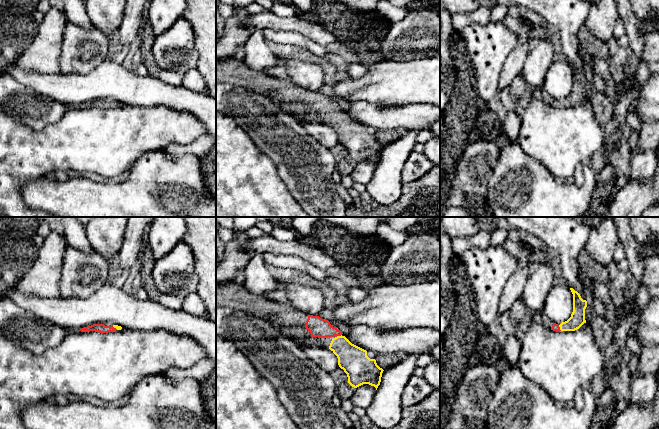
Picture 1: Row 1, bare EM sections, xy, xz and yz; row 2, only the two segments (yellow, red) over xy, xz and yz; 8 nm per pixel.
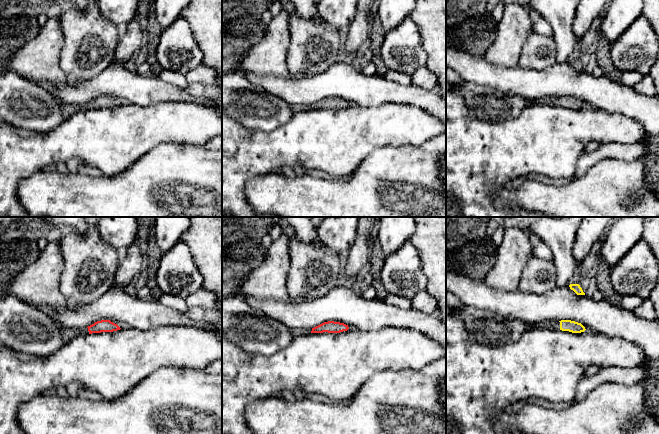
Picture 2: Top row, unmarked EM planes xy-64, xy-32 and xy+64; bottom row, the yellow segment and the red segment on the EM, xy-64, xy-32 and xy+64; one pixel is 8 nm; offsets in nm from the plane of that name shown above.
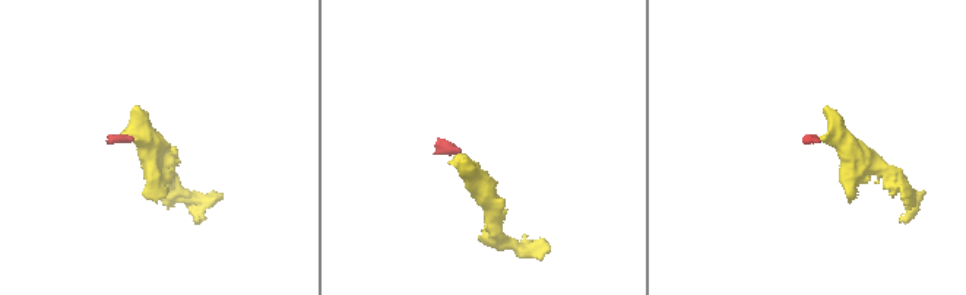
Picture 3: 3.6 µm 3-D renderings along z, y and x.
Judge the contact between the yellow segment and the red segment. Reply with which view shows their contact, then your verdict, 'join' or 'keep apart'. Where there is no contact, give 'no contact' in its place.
meets yellow in xz; join

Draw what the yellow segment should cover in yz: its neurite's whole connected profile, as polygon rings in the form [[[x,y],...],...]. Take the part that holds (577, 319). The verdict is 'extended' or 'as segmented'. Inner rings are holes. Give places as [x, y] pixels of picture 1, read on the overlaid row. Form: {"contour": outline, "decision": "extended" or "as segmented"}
{"contour": [[[570,288],[570,290],[573,294],[573,312],[571,317],[560,325],[553,323],[551,327],[553,331],[575,331],[586,323],[585,309],[587,307],[587,301],[583,300],[580,294],[573,288]]], "decision": "extended"}

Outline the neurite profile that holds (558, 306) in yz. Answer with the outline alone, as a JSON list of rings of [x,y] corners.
[[[564,283],[553,286],[548,293],[542,313],[544,313],[552,323],[560,324],[567,321],[573,312],[573,294],[570,288]]]

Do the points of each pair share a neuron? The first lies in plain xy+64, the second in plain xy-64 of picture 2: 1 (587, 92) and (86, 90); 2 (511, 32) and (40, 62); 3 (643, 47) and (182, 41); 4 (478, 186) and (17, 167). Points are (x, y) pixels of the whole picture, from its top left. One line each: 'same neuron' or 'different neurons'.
1: same neuron
2: same neuron
3: same neuron
4: same neuron

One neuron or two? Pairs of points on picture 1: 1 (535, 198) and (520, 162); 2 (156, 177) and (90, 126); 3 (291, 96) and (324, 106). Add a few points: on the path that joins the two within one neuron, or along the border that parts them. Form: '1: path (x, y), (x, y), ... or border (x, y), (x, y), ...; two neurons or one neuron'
1: path (533, 188), (533, 172), (529, 167); one neuron
2: border (156, 149), (143, 151), (131, 163); two neurons
3: path (299, 96), (308, 97), (316, 102); one neuron

